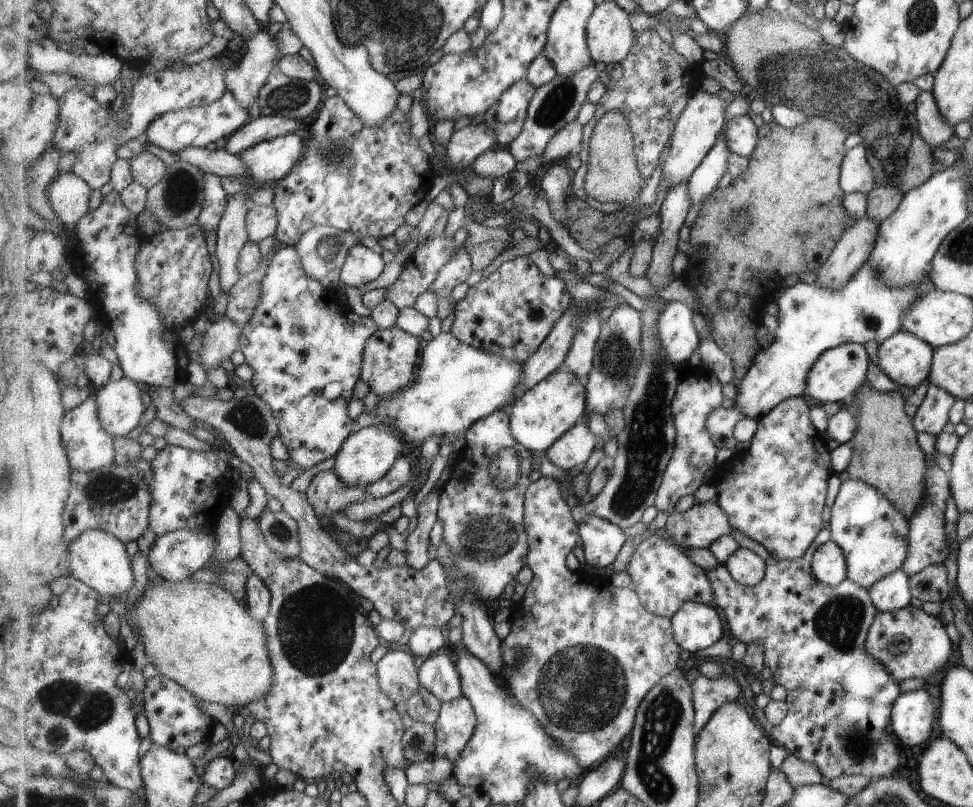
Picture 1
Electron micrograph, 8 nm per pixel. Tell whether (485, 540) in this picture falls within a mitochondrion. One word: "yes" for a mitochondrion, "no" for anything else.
yes

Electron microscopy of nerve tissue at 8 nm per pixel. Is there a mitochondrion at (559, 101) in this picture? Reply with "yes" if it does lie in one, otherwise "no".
yes

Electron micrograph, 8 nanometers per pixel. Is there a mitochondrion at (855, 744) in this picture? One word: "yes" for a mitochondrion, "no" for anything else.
yes

